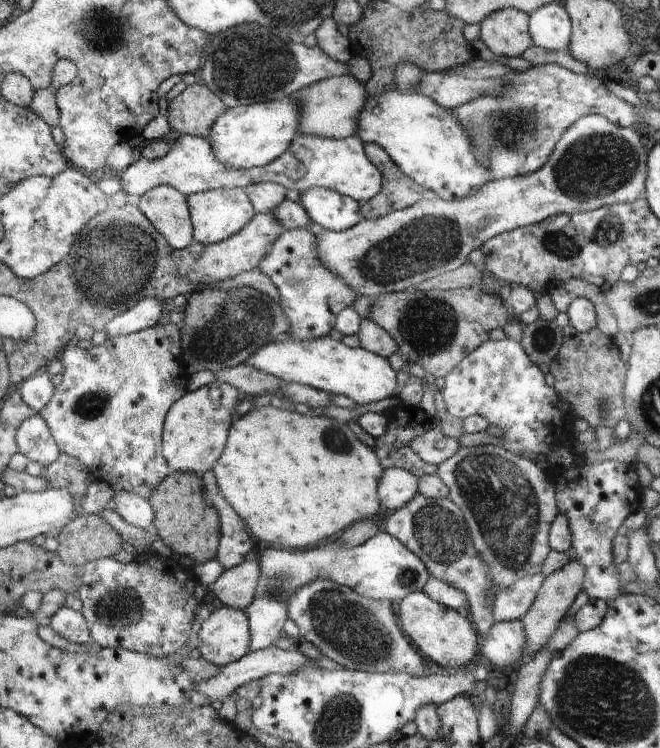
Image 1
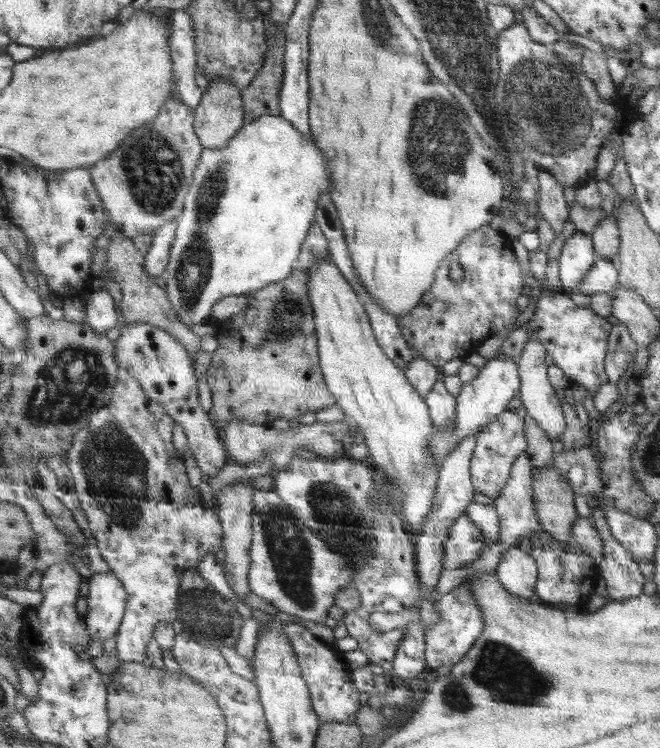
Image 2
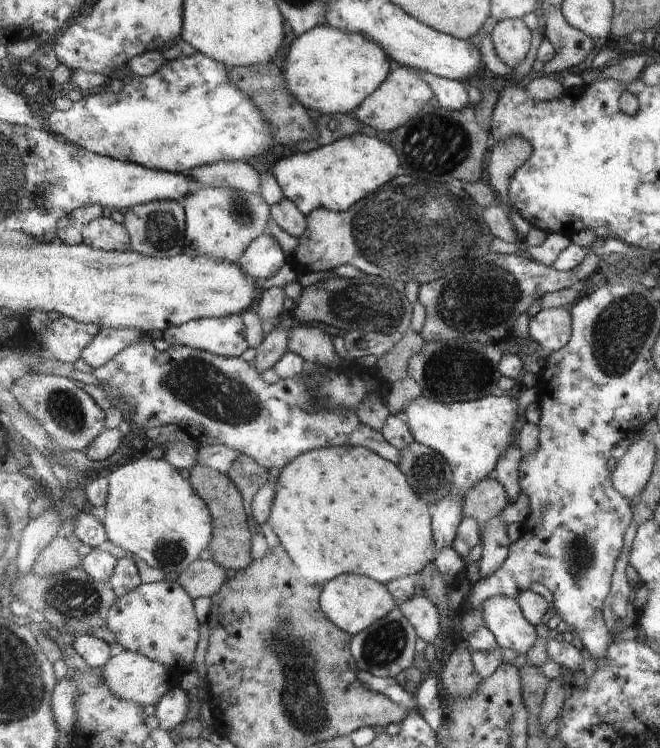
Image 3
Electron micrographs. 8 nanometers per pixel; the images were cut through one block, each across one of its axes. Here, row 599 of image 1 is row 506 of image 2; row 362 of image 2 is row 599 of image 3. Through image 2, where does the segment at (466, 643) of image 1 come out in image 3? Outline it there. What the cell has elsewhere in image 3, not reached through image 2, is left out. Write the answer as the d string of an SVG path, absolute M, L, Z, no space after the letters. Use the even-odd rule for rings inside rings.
M343 574L343 576L331 580L331 584L325 584L323 596L321 596L321 606L323 606L325 616L335 626L339 626L339 630L347 632L347 636L355 636L357 632L363 632L363 628L371 628L371 624L375 624L375 620L383 620L383 616L387 616L387 612L393 612L395 600L391 598L391 592L387 590L387 586L373 582L365 576Z

